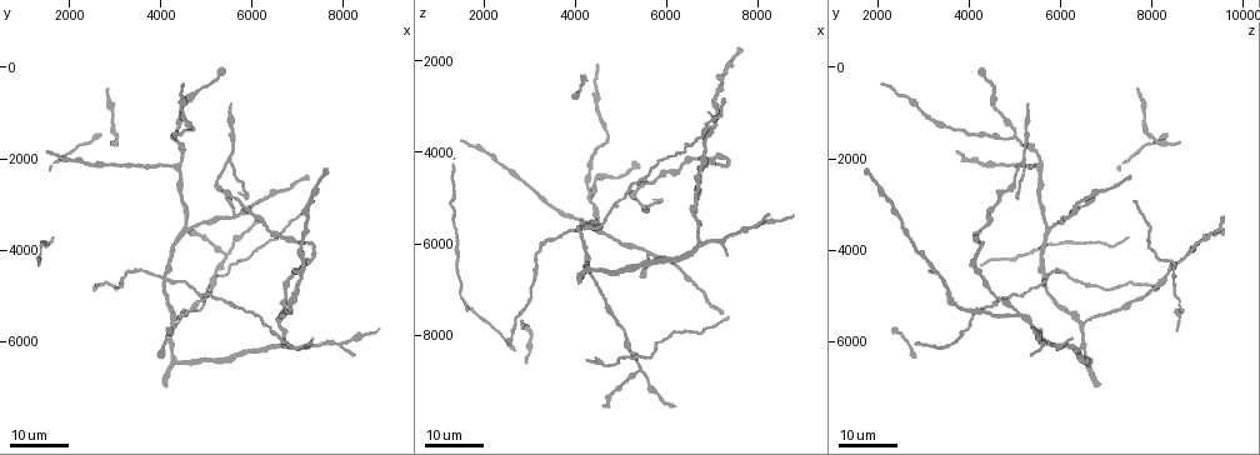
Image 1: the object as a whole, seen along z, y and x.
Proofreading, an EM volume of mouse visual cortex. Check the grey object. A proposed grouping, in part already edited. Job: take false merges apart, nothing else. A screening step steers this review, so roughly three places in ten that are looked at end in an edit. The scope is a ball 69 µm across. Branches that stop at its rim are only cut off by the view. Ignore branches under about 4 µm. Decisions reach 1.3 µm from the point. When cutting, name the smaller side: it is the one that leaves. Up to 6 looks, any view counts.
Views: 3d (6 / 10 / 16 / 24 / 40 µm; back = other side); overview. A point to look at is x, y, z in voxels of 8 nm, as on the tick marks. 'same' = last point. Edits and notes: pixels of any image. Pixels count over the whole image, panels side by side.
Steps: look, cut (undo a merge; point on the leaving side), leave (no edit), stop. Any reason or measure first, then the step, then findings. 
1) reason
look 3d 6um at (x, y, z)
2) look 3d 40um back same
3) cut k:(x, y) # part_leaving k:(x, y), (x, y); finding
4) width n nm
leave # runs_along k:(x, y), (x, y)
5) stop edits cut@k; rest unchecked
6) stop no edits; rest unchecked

look 3d 24um at (4100, 4600, 5700)

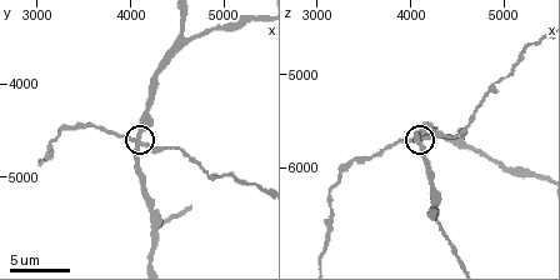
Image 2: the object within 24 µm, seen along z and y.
look 3d 10um same

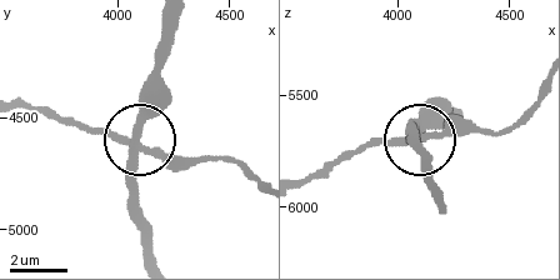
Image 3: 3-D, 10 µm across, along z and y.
look 3d 6um same

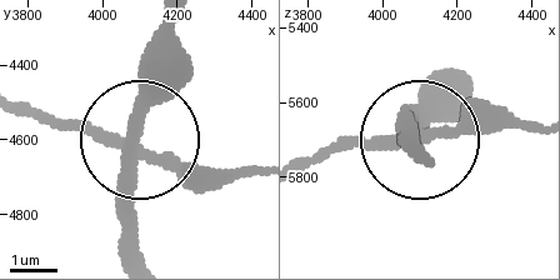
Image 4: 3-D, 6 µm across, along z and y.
width 330 nm
cut 4:(189, 188) # a second cell is stuck on

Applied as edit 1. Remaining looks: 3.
look overview

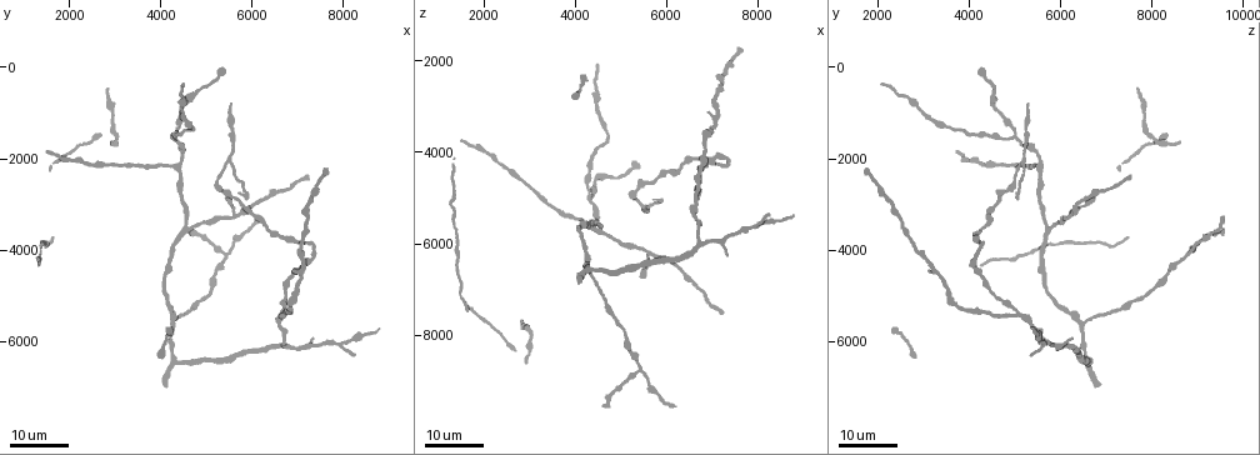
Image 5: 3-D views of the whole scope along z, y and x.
a narrow waist
look 3d 16um at (4900, 5100, 7600)

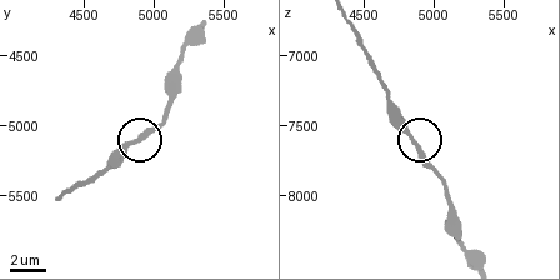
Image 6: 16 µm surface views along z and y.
look 3d 6um at (4880, 5100, 7640)

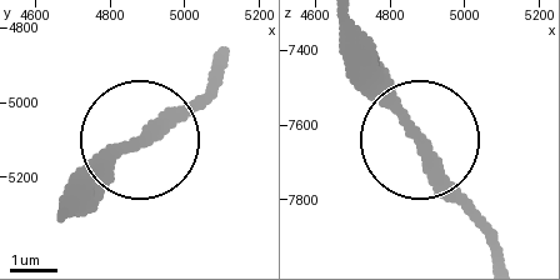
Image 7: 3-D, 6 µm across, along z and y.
leave # one cell here

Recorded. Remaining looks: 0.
stop edits cut@4; rest unchecked

